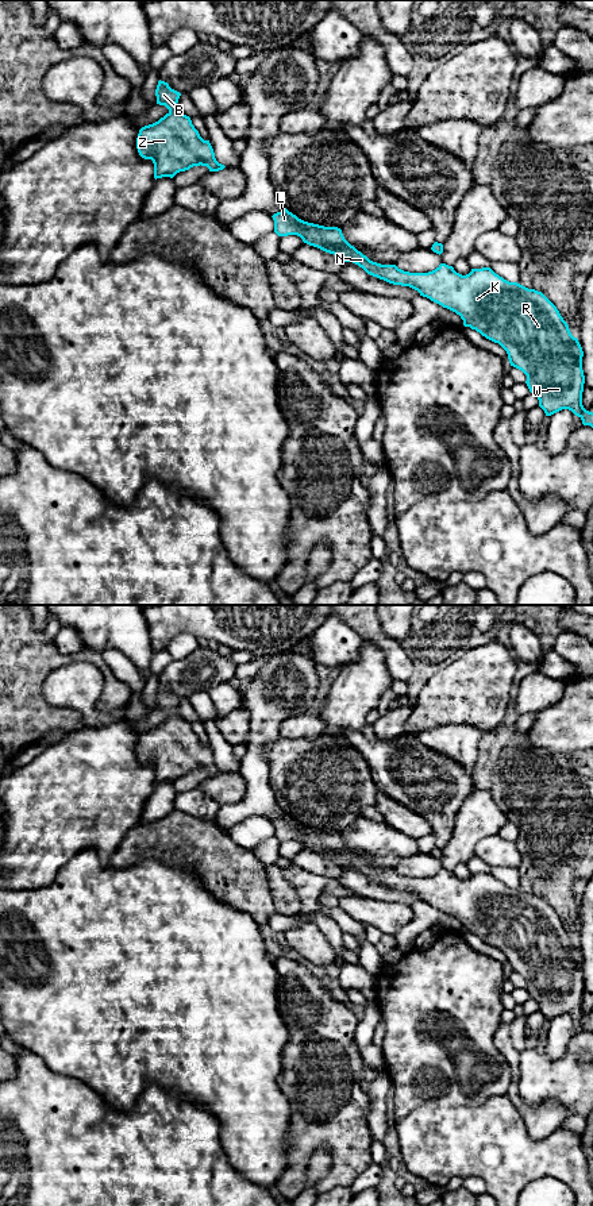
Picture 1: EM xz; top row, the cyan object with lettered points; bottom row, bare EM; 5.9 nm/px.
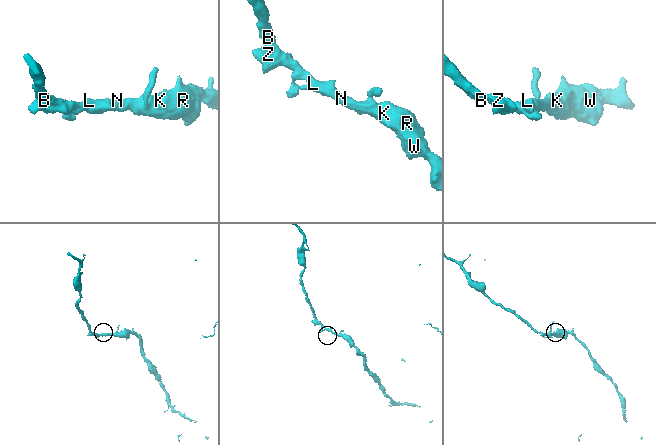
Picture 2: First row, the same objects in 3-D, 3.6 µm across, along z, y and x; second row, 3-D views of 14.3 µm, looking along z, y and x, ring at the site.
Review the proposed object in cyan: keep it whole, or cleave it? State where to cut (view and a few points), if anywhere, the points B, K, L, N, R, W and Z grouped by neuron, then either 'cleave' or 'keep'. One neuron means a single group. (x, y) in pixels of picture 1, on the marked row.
no cut | B K L N R W Z | keep

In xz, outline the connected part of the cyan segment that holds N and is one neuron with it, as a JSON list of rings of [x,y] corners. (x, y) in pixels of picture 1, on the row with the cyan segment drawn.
[[[286,208],[272,217],[274,232],[278,236],[297,235],[304,243],[336,255],[340,262],[353,262],[367,274],[389,284],[409,286],[417,290],[420,296],[455,312],[463,320],[465,327],[475,330],[507,351],[511,366],[527,375],[525,384],[530,392],[538,397],[539,407],[546,416],[569,409],[582,420],[584,425],[593,428],[593,412],[586,411],[582,405],[585,384],[582,347],[578,339],[571,335],[557,307],[542,292],[509,282],[490,267],[471,269],[466,276],[457,273],[453,266],[446,263],[440,263],[428,273],[404,271],[396,265],[381,265],[370,261],[344,239],[338,227],[304,221]]]

